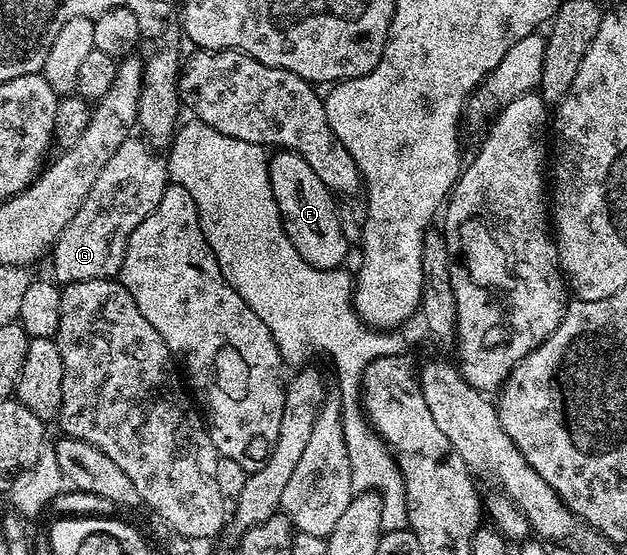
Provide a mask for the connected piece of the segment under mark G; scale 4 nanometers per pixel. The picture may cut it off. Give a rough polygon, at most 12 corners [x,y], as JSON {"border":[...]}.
{"border":[[132,136],[50,251],[54,281],[118,279],[167,191]]}

